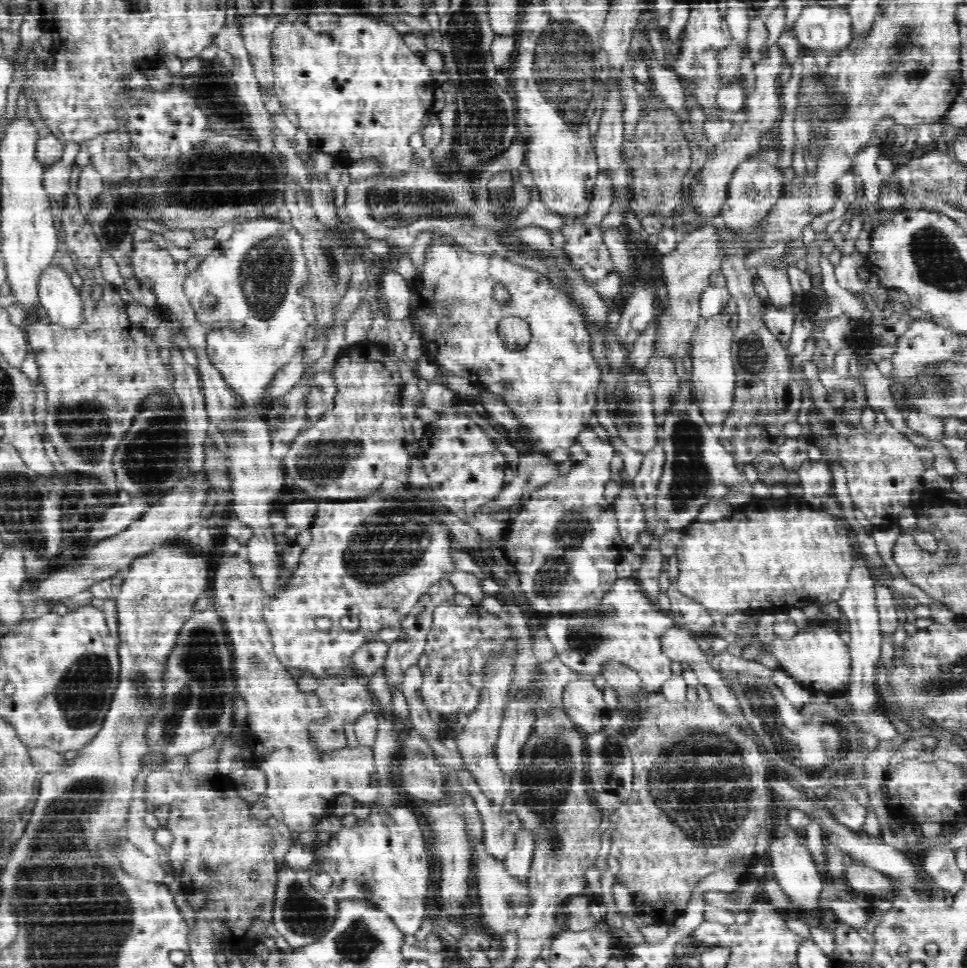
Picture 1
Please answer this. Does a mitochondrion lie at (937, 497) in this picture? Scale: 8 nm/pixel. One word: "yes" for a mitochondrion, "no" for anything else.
no

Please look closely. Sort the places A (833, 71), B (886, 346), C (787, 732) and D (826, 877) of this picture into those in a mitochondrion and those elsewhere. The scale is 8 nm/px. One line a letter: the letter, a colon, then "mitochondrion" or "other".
A: other
B: other
C: mitochondrion
D: other

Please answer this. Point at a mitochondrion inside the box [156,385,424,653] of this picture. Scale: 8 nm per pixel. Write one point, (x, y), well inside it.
(309, 470)

